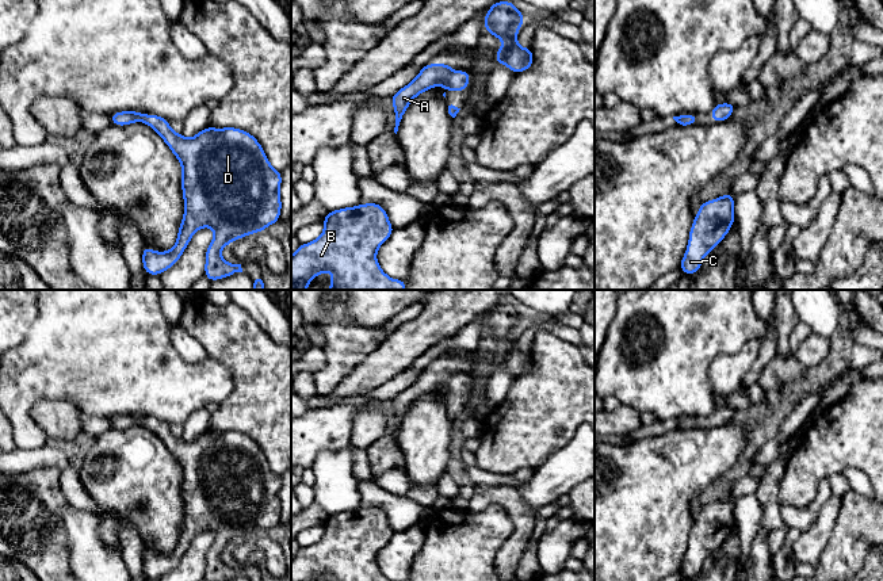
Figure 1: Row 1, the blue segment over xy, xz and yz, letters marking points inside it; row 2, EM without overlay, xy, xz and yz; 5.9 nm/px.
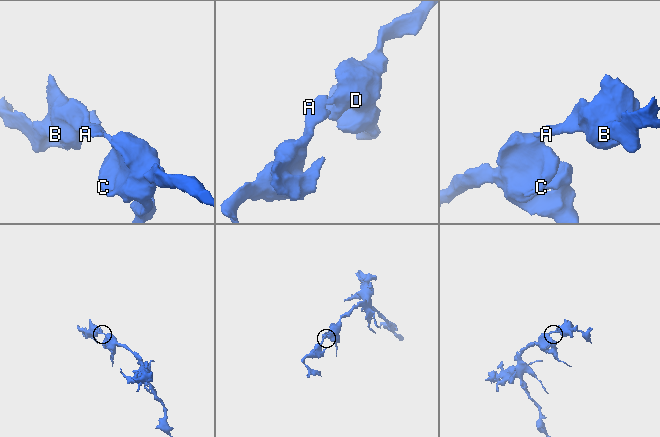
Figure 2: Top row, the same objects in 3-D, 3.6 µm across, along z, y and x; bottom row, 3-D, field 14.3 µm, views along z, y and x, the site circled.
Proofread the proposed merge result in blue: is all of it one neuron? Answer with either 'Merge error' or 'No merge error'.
No merge error

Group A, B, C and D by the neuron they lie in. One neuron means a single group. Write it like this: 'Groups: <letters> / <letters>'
Groups: A B C D

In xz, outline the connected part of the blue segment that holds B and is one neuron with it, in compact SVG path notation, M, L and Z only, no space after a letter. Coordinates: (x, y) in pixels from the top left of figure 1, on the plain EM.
M366 507L325 516L324 536L309 547L301 547L291 559L291 581L313 581L330 574L333 581L389 581L376 565L378 551L393 538L385 512Z

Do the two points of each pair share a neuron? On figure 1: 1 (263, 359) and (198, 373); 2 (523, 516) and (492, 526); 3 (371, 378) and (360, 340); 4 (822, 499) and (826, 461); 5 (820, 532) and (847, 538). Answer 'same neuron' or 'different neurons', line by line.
1: different neurons
2: different neurons
3: different neurons
4: different neurons
5: different neurons

